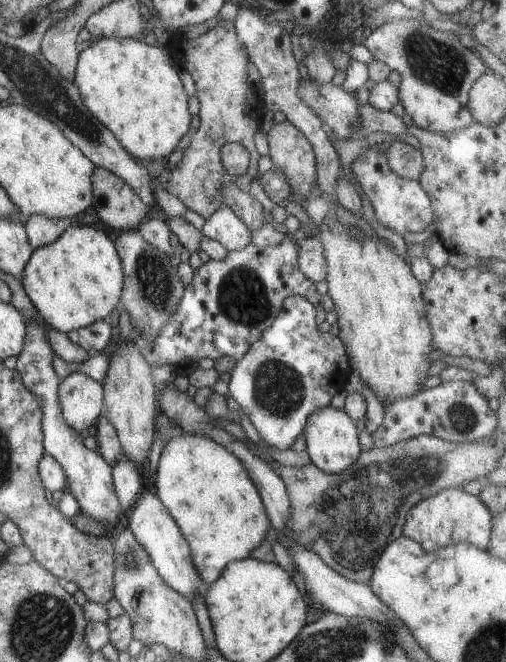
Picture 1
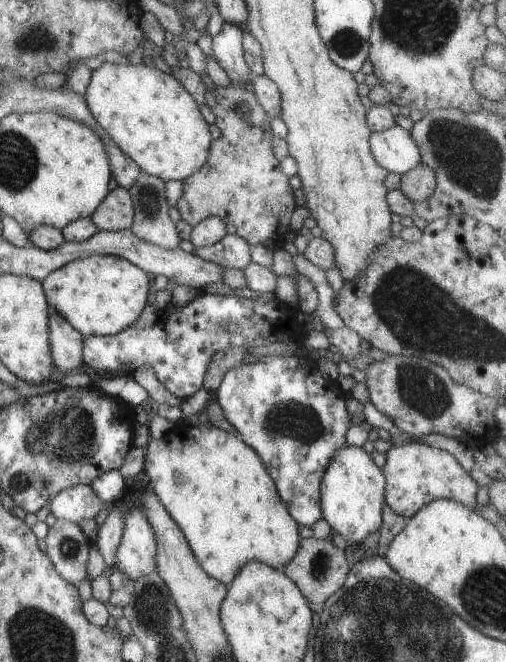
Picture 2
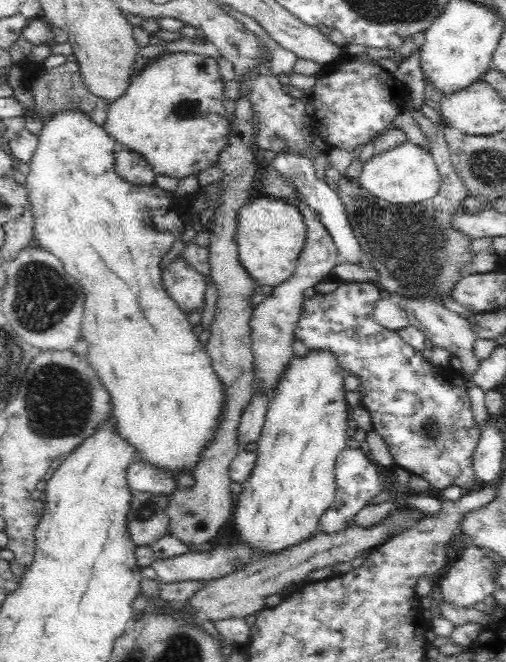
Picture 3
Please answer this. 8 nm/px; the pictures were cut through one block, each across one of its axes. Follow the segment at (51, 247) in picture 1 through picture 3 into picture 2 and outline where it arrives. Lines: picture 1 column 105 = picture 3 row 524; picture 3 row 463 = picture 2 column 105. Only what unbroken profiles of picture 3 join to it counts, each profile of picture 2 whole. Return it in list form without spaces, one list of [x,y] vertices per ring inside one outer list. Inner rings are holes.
[[[91,255],[65,263],[46,274],[40,282],[47,304],[78,333],[92,337],[113,335],[136,322],[147,302],[147,276],[144,270],[123,258]]]

